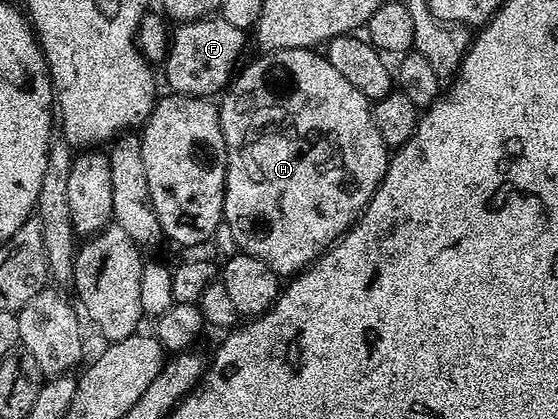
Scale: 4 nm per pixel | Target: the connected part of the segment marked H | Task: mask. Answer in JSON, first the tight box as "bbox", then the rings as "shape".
{"bbox":[218,50,389,276],"shape":[[[273,50],[259,57],[234,75],[218,103],[227,145],[223,222],[242,253],[265,260],[277,275],[294,276],[323,257],[358,222],[387,175],[389,147],[381,140],[372,103],[322,53]]]}

